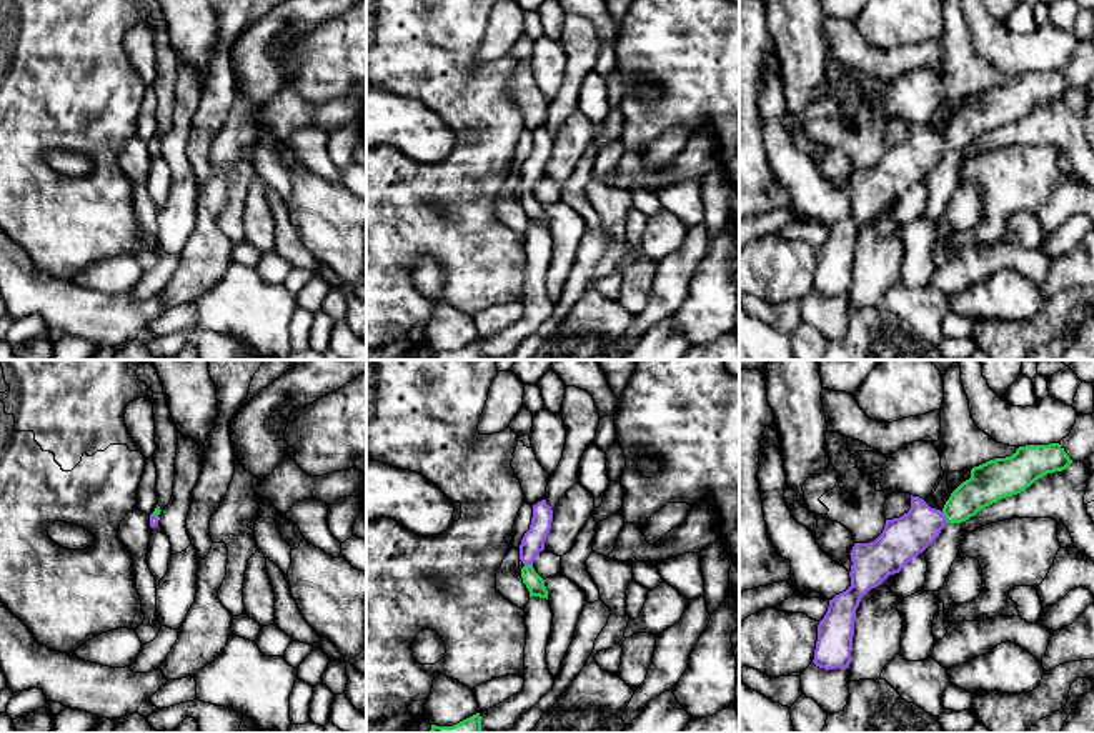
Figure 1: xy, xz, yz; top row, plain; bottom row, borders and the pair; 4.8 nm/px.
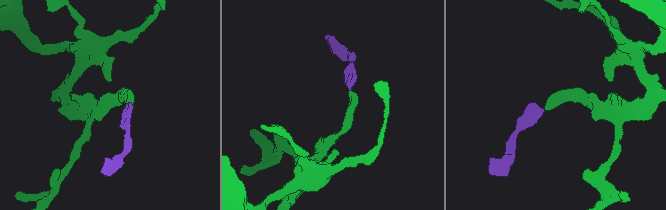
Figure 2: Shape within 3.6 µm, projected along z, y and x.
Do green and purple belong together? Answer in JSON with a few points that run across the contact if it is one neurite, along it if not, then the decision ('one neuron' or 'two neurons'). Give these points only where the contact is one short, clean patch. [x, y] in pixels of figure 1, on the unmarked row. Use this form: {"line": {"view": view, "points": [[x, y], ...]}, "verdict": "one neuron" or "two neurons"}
{"line": {"view": "yz", "points": [[986, 112], [956, 137], [944, 142], [923, 150], [903, 165]]}, "verdict": "one neuron"}

